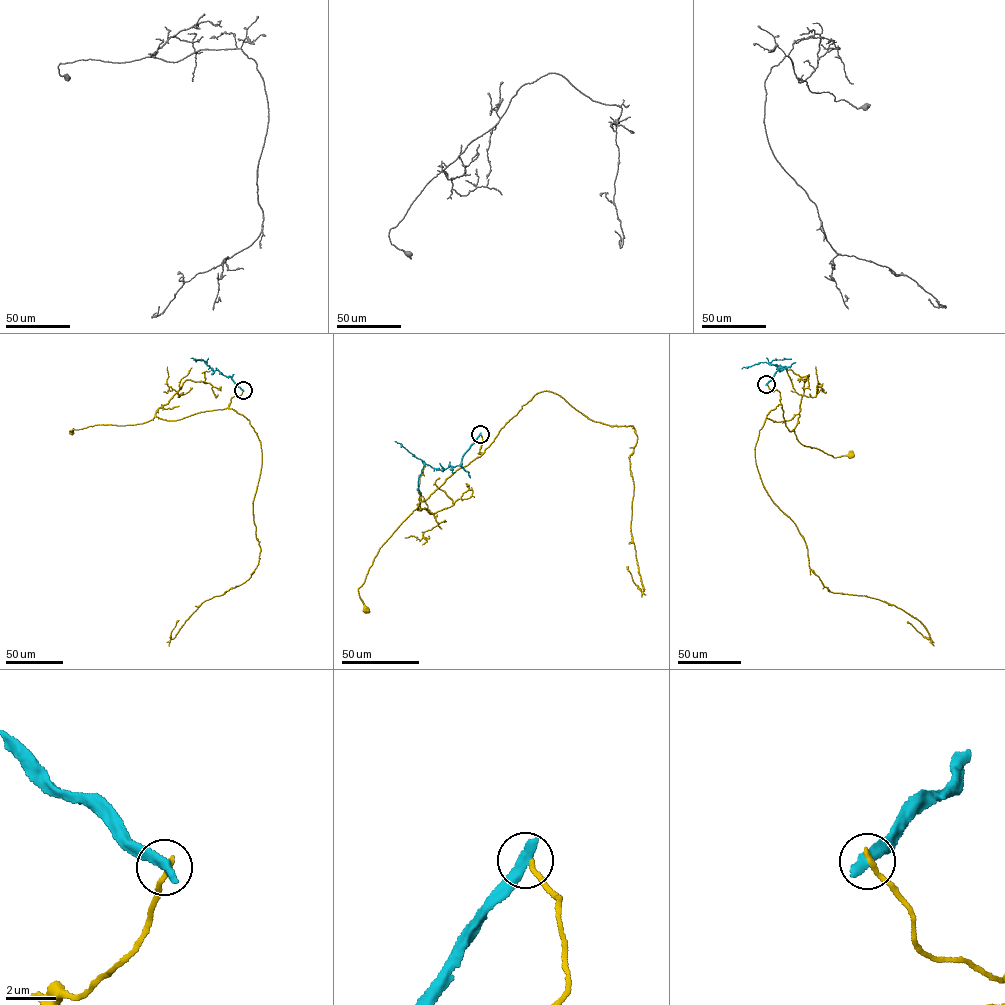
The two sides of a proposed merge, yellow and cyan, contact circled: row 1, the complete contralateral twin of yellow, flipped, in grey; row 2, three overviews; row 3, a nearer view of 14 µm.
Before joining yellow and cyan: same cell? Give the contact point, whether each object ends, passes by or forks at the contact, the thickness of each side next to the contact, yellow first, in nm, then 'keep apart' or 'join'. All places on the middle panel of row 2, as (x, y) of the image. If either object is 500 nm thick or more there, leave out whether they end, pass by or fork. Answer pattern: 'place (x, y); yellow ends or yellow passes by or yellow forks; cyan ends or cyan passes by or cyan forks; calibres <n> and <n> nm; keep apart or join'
place (480, 434); yellow ends; cyan ends; calibres 200 and 480 nm; keep apart

